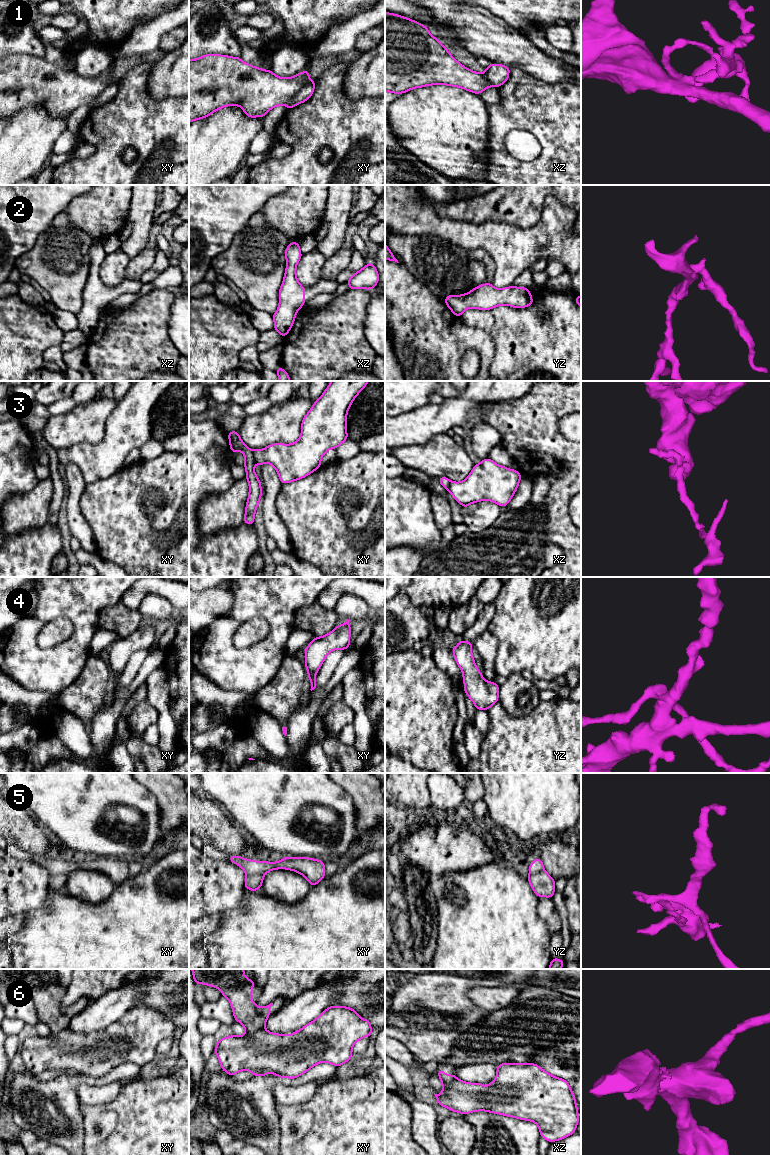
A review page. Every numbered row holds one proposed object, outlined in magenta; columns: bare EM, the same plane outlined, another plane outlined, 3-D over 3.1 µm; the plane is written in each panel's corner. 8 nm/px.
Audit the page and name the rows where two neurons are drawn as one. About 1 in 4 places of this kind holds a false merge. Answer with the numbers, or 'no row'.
1, 3, 5, 6

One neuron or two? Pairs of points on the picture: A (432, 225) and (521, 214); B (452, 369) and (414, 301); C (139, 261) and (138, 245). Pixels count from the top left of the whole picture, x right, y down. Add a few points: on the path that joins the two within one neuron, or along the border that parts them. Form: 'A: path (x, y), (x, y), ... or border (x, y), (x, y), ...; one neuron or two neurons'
A: border (438, 215), (459, 221), (485, 221); two neurons
B: path (435, 352), (423, 340), (416, 318); one neuron
C: border (149, 244), (130, 259); two neurons

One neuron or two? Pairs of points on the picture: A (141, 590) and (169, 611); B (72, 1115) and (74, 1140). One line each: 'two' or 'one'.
A: two
B: one

